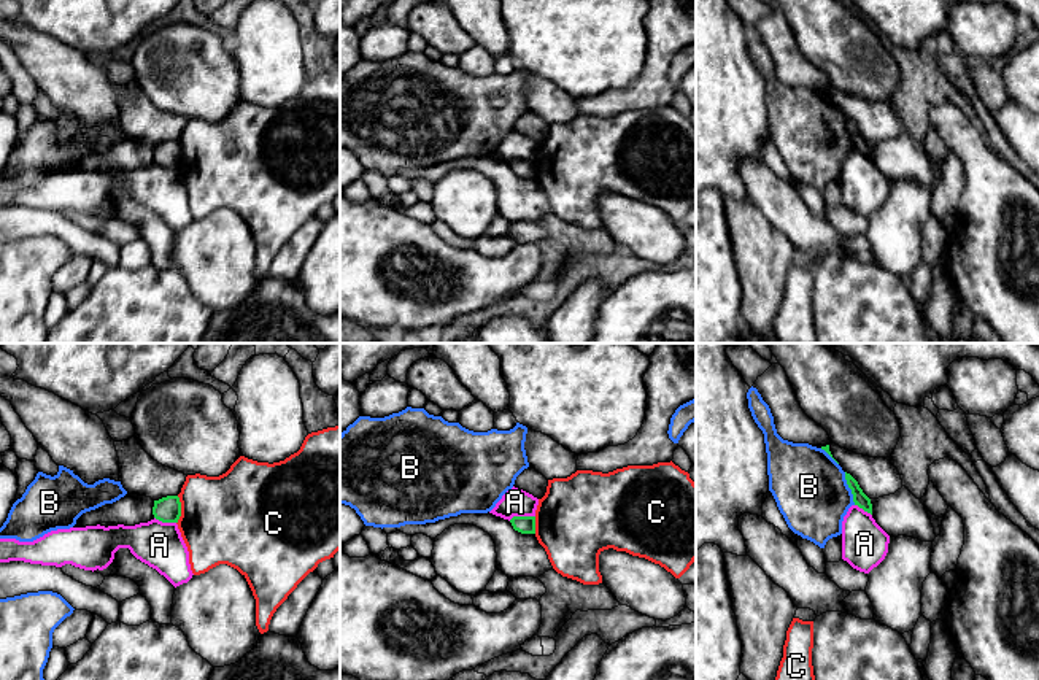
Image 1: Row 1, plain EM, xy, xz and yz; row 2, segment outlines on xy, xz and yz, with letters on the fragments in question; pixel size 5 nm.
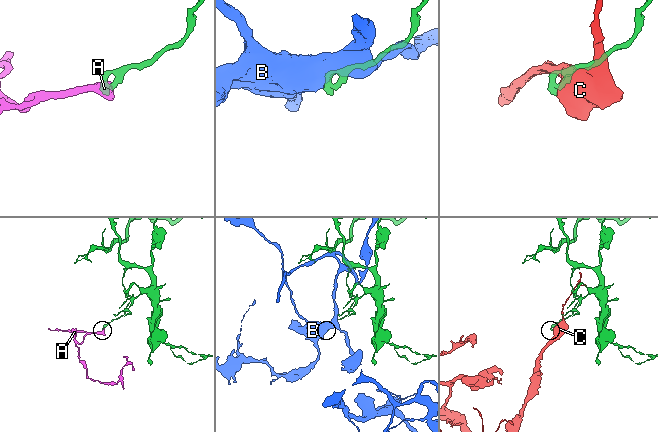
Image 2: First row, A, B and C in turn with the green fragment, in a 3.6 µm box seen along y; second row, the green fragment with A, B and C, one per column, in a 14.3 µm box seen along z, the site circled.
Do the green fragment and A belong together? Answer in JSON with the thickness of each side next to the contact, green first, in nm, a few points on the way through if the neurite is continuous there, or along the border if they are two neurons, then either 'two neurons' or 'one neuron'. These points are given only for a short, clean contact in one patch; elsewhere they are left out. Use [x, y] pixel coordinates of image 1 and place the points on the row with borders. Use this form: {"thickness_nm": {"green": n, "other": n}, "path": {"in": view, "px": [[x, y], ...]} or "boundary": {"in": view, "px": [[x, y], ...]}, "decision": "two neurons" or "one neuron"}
{"thickness_nm": {"green": 100, "other": 140}, "boundary": {"in": "xz", "px": [[534, 515], [513, 515], [509, 520]]}, "decision": "two neurons"}

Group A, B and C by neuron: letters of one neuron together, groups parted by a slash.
A / B / C

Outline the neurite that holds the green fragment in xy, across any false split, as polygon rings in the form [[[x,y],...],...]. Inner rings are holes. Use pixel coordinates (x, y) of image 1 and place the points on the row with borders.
[[[167,496],[154,500],[153,515],[162,523],[178,523],[181,516],[181,502],[178,496]]]

